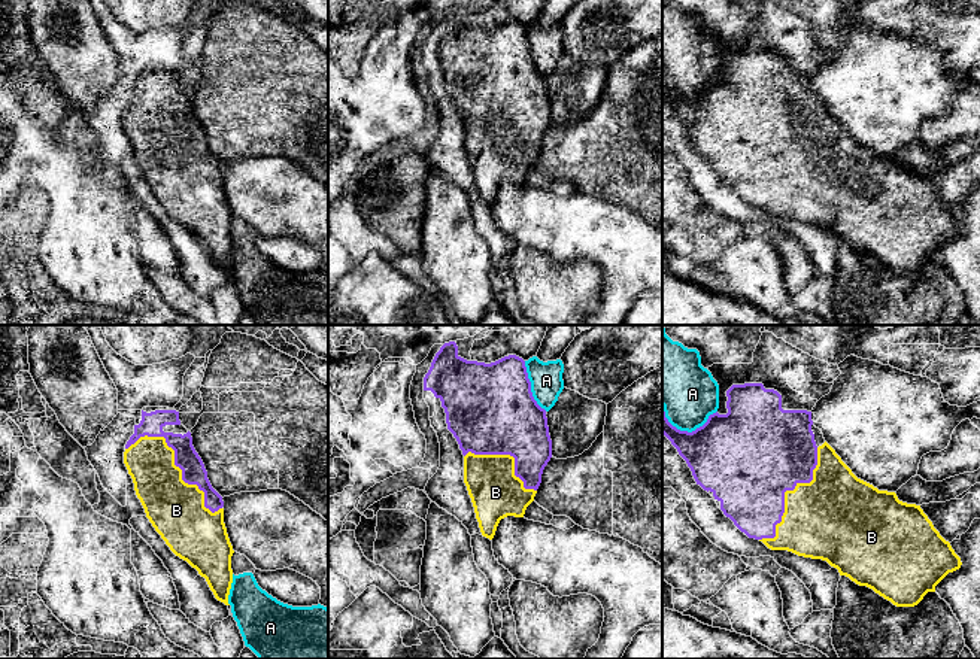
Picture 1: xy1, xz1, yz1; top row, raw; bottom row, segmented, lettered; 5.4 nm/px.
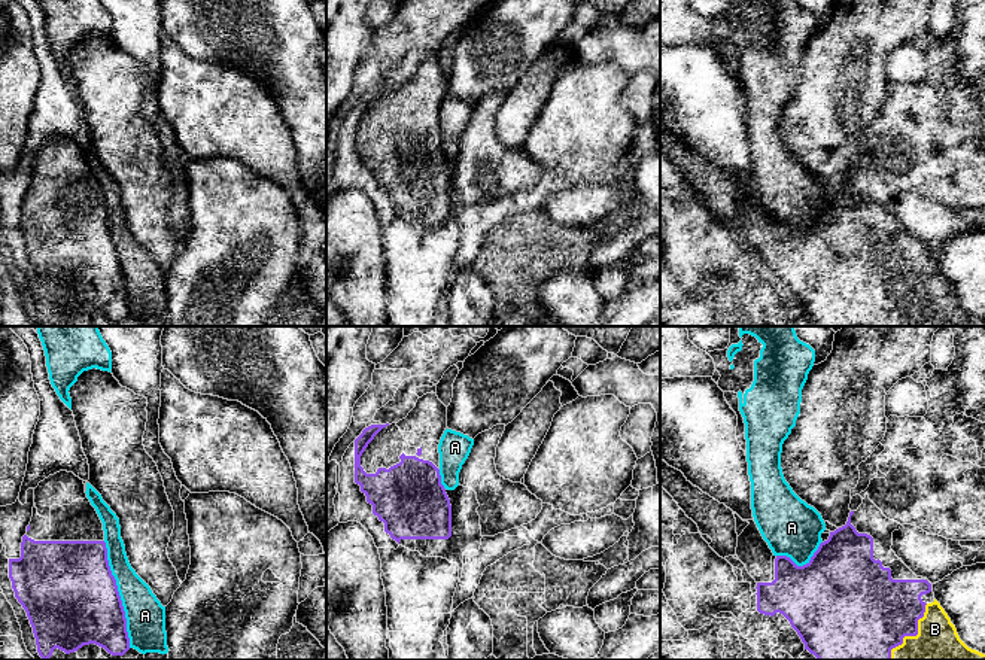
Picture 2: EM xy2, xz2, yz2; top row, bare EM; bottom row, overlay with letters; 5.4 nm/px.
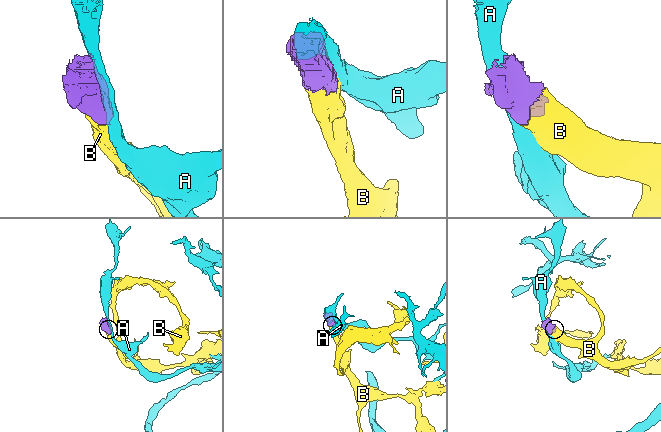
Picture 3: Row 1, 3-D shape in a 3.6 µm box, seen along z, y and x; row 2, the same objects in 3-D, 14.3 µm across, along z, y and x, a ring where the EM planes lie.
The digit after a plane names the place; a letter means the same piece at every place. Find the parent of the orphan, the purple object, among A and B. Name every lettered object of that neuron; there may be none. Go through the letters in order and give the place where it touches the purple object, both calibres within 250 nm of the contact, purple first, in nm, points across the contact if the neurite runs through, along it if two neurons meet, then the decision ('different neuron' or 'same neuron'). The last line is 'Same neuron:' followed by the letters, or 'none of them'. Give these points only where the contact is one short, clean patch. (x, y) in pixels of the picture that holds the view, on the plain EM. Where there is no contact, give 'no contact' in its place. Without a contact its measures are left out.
A: contact xy2 (118, 261); calibres 500 and 220 nm; different neuron
B: contact xy1 (176, 131); calibres 130 and 300 nm; same neuron
Same neuron: B

